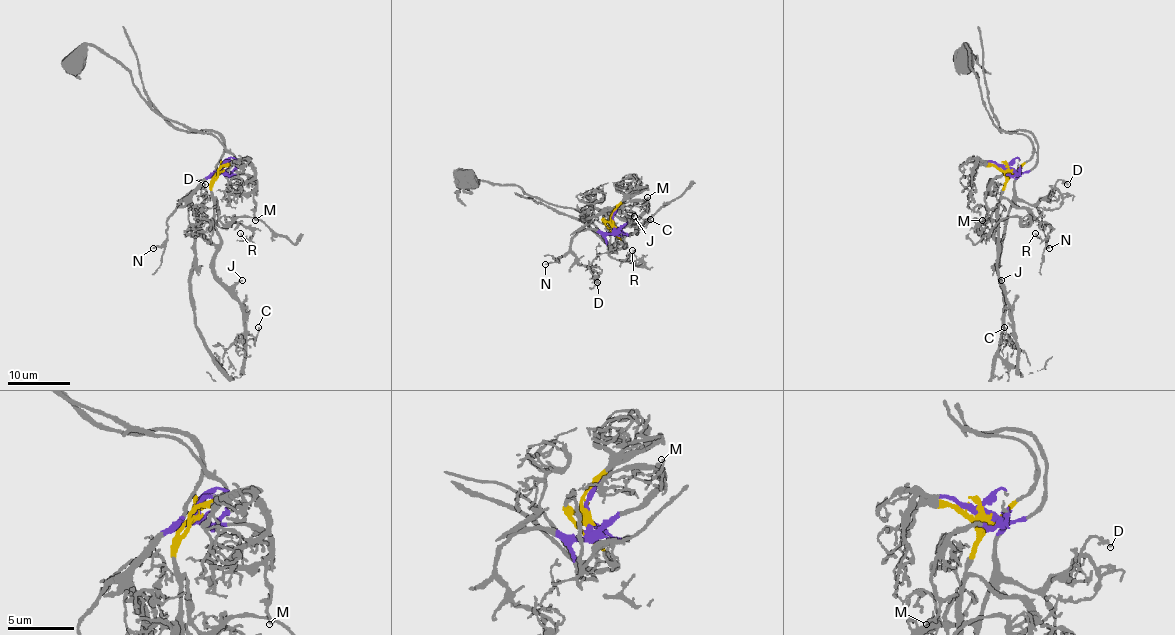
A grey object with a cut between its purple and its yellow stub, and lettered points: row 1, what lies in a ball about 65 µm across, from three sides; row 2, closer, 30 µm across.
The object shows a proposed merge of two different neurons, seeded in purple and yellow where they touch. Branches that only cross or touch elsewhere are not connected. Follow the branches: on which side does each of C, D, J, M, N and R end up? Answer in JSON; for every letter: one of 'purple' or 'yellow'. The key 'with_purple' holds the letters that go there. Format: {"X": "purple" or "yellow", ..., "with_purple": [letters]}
{"C": "yellow", "D": "purple", "J": "yellow", "M": "purple", "N": "purple", "R": "yellow", "with_purple": ["D", "M", "N"]}

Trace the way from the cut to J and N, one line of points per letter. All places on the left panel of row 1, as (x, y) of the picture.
J: (221, 169), (211, 188), (214, 230), (219, 238), (214, 273), (228, 286), (234, 286), (242, 279)
N: (221, 169), (217, 174), (208, 175), (174, 210), (166, 222), (166, 239), (152, 248)

